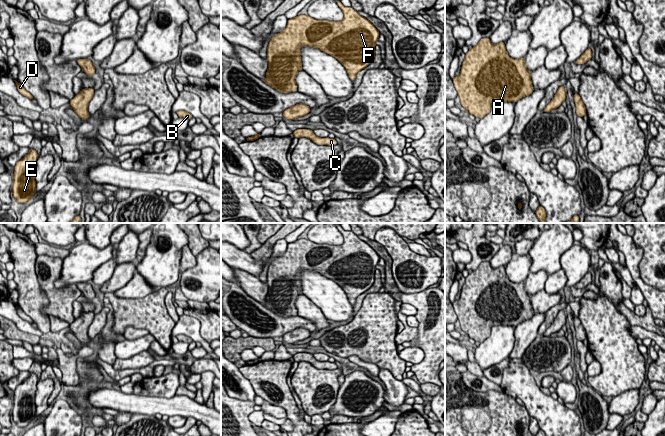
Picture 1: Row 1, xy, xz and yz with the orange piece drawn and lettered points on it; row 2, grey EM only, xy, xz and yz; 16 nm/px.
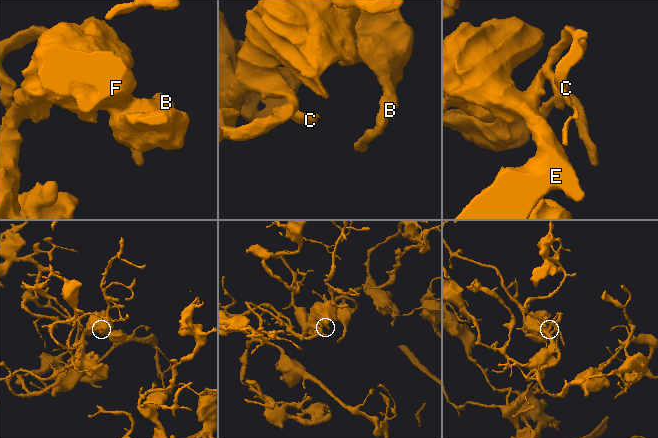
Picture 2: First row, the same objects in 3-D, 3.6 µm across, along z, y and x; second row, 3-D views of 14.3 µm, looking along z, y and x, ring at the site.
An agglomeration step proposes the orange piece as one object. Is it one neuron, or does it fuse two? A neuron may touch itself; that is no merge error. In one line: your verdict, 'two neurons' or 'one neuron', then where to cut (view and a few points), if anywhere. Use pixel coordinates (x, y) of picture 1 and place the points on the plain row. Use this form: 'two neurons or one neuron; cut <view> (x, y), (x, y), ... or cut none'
one neuron; cut none

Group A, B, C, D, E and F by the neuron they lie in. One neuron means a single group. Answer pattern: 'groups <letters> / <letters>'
groups A B C D E F

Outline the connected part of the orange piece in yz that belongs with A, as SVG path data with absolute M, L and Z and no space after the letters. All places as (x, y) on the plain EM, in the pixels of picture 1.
M482 262L476 270L469 273L465 278L460 298L455 300L452 306L467 338L480 343L490 336L494 325L516 327L533 316L531 295L525 290L525 281L511 282L506 276L504 266L492 268L490 262Z

